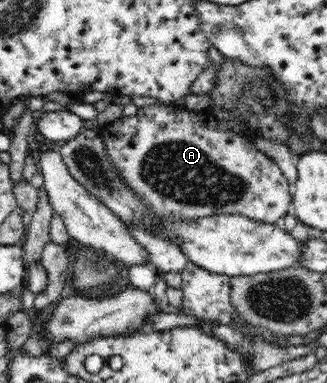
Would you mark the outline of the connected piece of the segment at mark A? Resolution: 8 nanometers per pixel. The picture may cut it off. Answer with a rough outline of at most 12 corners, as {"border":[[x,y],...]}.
{"border":[[156,102],[99,128],[155,214],[279,225],[279,166],[216,117]]}

